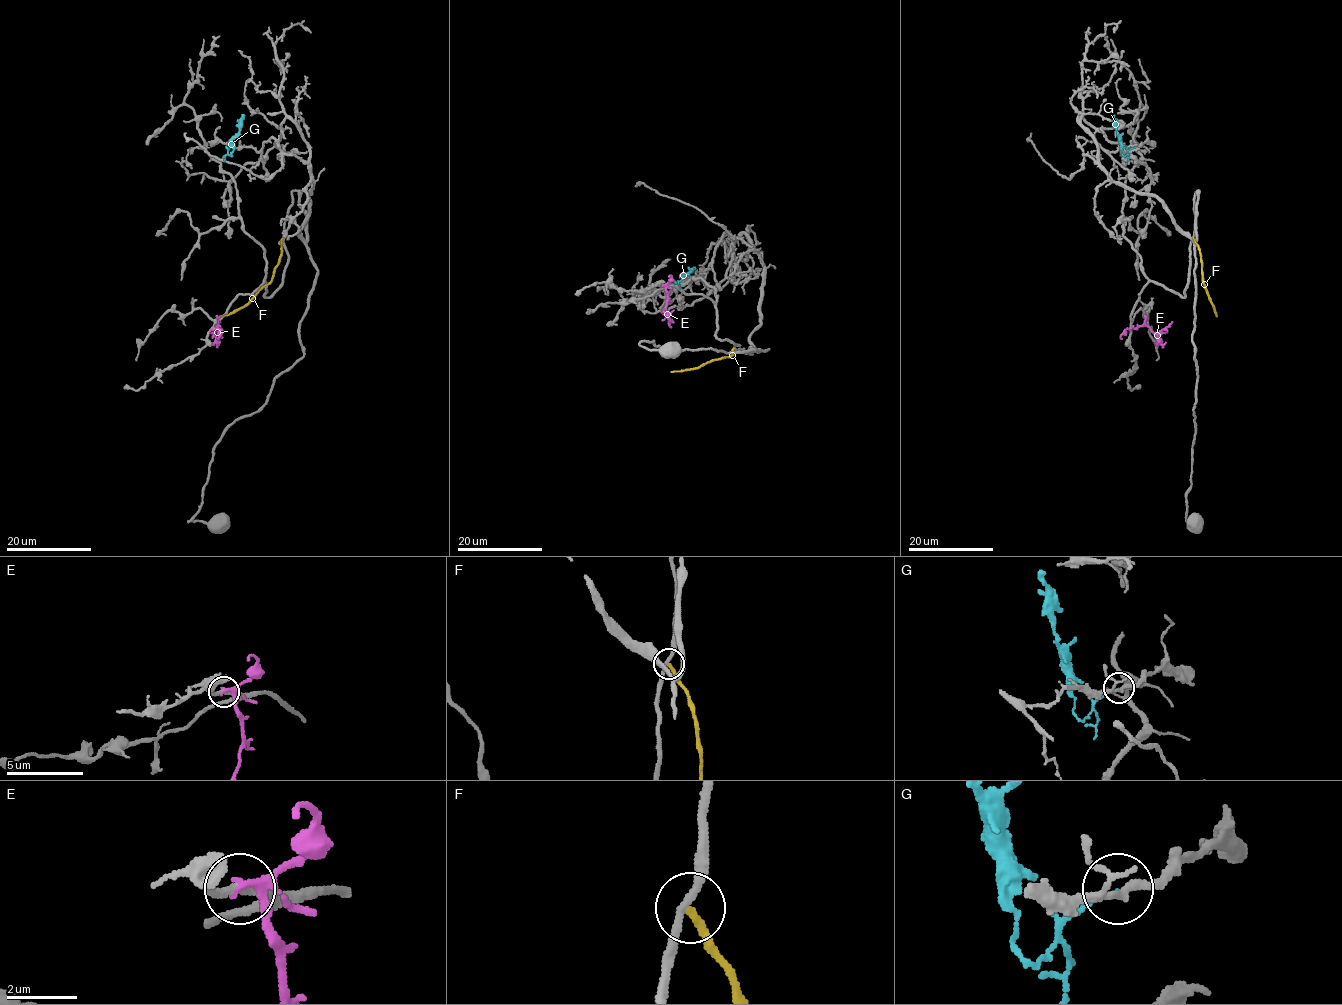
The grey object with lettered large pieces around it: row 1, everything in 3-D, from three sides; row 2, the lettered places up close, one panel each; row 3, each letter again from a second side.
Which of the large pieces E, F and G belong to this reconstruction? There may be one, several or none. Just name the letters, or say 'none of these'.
G

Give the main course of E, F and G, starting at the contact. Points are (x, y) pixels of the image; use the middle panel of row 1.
E: (662, 285), (667, 294), (665, 314), (670, 327)
F: (734, 348), (730, 357), (670, 372)
G: (680, 290), (679, 282), (695, 267)

